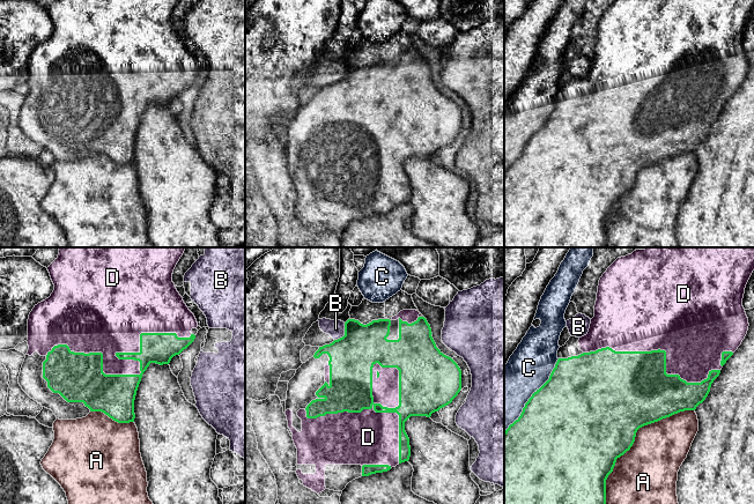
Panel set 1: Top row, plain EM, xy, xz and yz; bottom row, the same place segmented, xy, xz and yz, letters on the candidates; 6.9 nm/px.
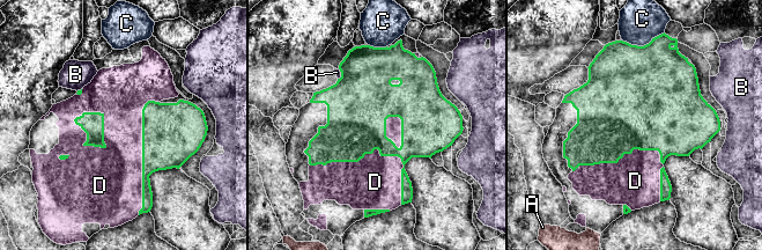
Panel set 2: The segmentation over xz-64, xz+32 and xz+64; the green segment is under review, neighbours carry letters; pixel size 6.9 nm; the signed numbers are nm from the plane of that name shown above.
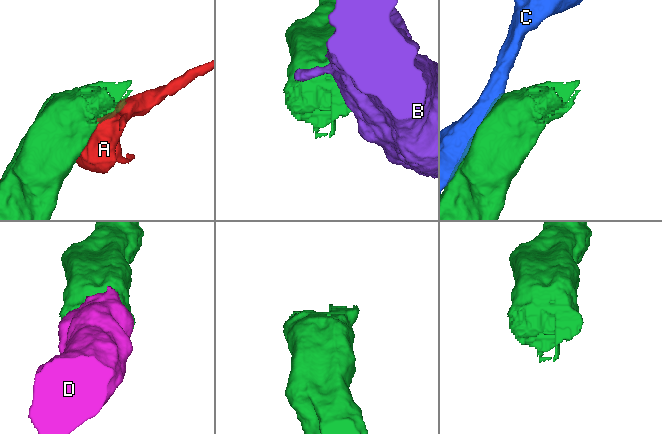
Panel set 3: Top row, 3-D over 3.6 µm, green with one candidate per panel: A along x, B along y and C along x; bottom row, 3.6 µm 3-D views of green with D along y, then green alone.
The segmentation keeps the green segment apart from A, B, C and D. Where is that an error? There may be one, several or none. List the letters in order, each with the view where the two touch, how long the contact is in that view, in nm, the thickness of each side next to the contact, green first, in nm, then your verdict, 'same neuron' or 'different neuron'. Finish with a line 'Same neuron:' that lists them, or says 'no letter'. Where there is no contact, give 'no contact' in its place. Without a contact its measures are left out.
A: contact in yz; length 900 nm; calibres 480 and 420 nm; different neuron
B: contact in xz; length 150 nm; calibres 320 and 120 nm; different neuron
C: contact in yz; length 650 nm; calibres 500 and 340 nm; different neuron
D: contact in xz; length 750 nm; calibres 300 and 360 nm; same neuron
Same neuron: D

